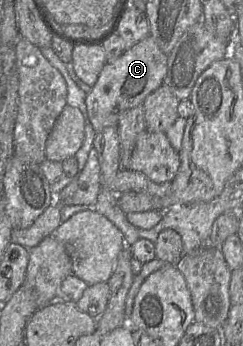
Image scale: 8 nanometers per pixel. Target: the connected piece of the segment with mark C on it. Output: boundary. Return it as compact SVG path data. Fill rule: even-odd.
M148 35L127 49L114 62L106 62L97 82L85 97L89 120L95 132L100 132L108 126L117 125L124 111L143 104L145 98L163 84L167 73L167 61L168 55Z

